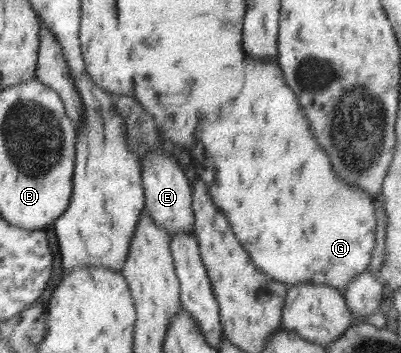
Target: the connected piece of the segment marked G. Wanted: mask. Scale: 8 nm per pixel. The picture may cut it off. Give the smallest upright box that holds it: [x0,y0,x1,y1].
[195,57,377,289]

